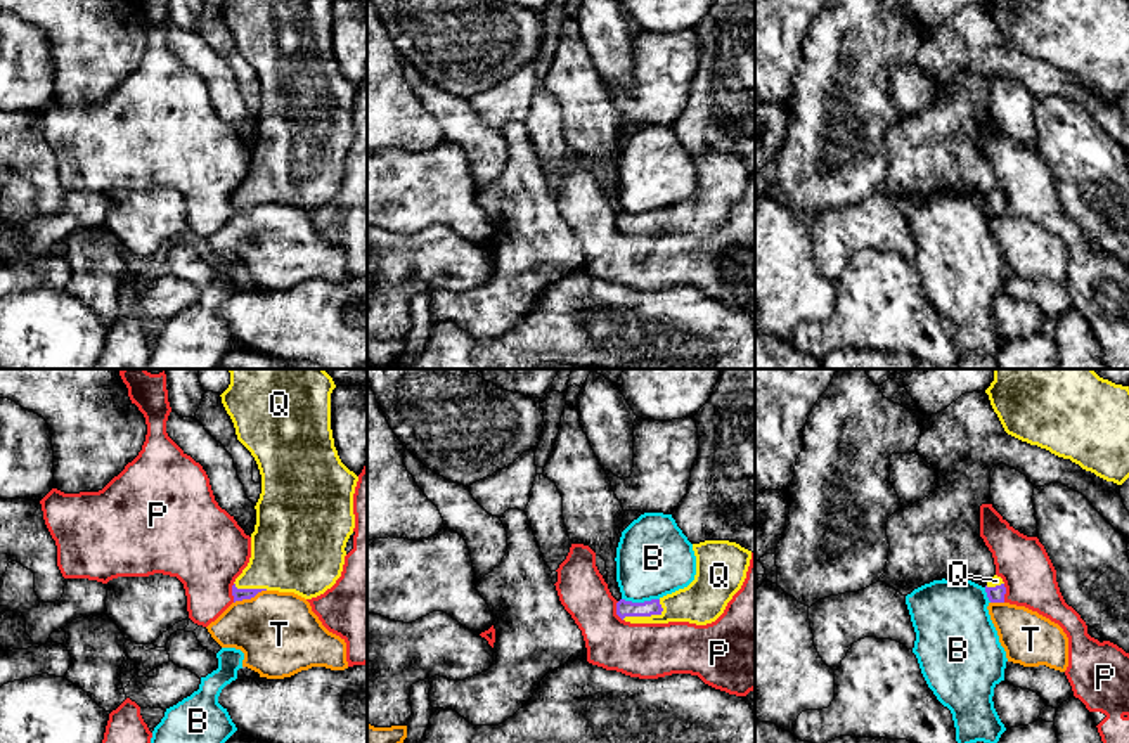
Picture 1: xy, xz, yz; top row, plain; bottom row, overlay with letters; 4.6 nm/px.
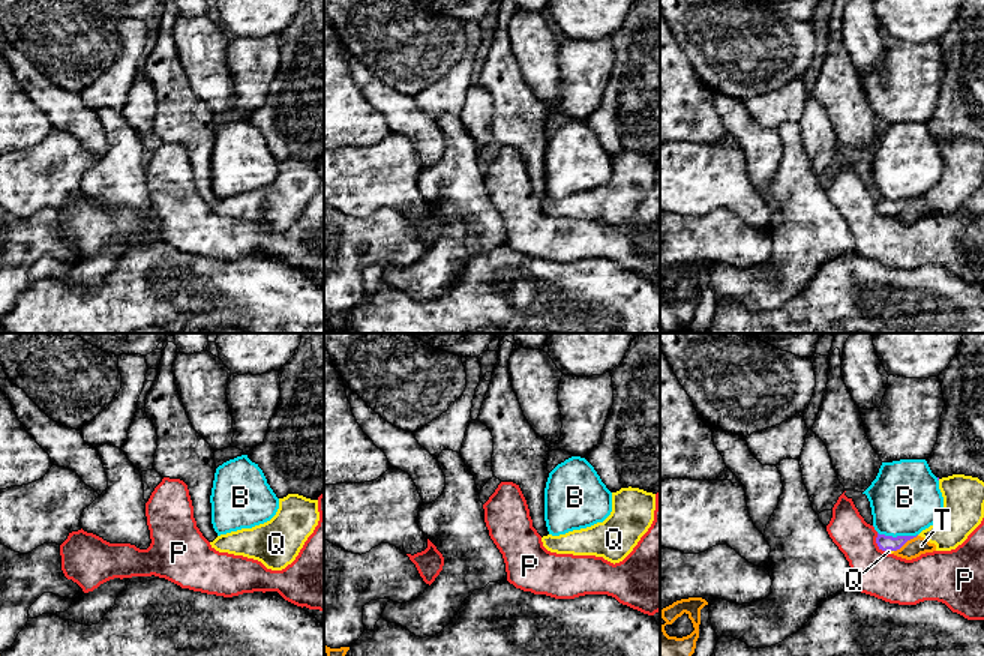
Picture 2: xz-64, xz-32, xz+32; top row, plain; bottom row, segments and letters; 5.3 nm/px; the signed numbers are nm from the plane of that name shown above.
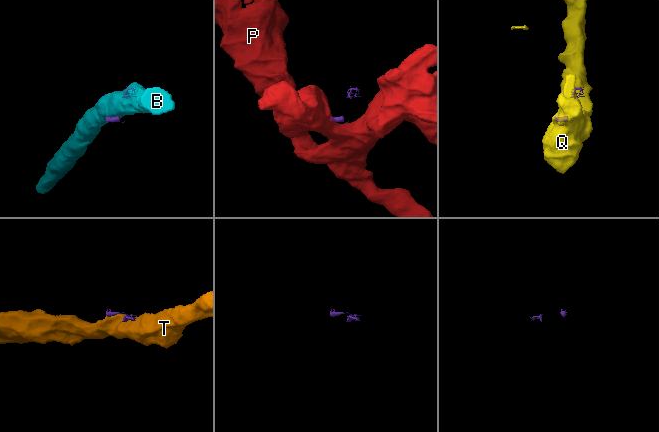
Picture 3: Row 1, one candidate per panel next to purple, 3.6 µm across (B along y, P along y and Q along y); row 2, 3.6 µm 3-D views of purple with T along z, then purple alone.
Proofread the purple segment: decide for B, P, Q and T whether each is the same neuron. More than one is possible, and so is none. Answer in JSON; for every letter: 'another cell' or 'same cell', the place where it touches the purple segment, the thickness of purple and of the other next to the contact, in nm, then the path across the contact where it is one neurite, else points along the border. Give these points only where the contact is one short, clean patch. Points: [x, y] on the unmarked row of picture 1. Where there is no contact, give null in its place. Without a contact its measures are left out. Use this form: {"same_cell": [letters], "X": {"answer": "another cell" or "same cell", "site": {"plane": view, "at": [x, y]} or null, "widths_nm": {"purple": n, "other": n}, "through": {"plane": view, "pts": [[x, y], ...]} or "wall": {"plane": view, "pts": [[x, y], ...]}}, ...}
{"same_cell": ["Q"], "B": {"answer": "another cell", "site": {"plane": "xz", "at": [641, 215]}, "widths_nm": {"purple": 80, "other": 360}}, "P": {"answer": "another cell", "site": {"plane": "xz", "at": [617, 224]}, "widths_nm": {"purple": 80, "other": 260}}, "Q": {"answer": "same cell", "site": {"plane": "xz", "at": [643, 227]}, "widths_nm": {"purple": 80, "other": 180}}, "T": {"answer": "another cell", "site": {"plane": "xy", "at": [250, 210]}, "widths_nm": {"purple": 60, "other": 380}, "wall": {"plane": "xy", "pts": [[265, 201], [234, 215]]}}}

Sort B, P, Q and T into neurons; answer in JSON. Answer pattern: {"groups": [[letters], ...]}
{"groups": [["B"], ["P"], ["Q"], ["T"]]}

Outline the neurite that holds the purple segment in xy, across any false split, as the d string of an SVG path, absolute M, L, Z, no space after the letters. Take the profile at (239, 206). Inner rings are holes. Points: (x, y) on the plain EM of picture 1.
M227 0L220 9L237 52L255 69L261 106L255 118L251 170L232 197L234 215L261 203L317 210L341 189L346 154L355 140L358 88L339 71L331 42L334 0Z

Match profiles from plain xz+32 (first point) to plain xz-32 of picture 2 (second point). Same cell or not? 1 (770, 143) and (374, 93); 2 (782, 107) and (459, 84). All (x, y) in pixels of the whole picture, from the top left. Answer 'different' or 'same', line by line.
1: same
2: same

